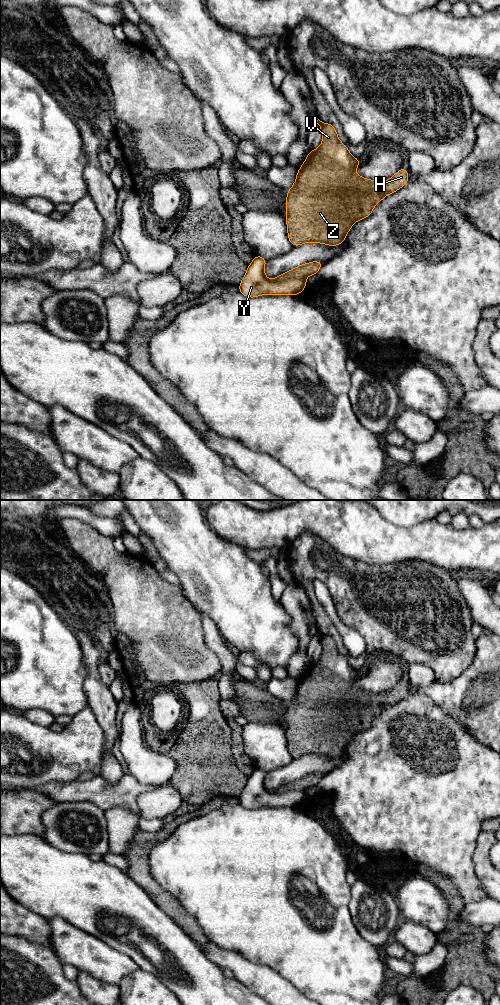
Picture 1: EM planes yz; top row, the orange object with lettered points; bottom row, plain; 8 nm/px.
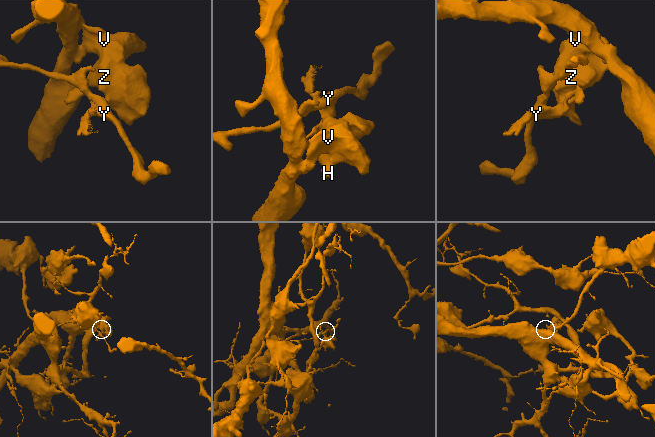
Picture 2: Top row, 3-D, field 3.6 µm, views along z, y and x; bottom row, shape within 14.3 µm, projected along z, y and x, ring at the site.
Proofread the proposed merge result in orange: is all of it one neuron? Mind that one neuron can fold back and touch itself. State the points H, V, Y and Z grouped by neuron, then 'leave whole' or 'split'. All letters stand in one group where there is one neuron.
H V Z / Y; split

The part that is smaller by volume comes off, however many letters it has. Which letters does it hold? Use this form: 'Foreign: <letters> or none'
Foreign: H, V, Z

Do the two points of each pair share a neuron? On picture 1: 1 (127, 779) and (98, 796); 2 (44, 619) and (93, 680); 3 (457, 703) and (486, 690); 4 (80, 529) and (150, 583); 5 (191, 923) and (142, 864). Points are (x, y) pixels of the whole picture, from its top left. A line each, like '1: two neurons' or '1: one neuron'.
1: one neuron
2: two neurons
3: one neuron
4: one neuron
5: one neuron

